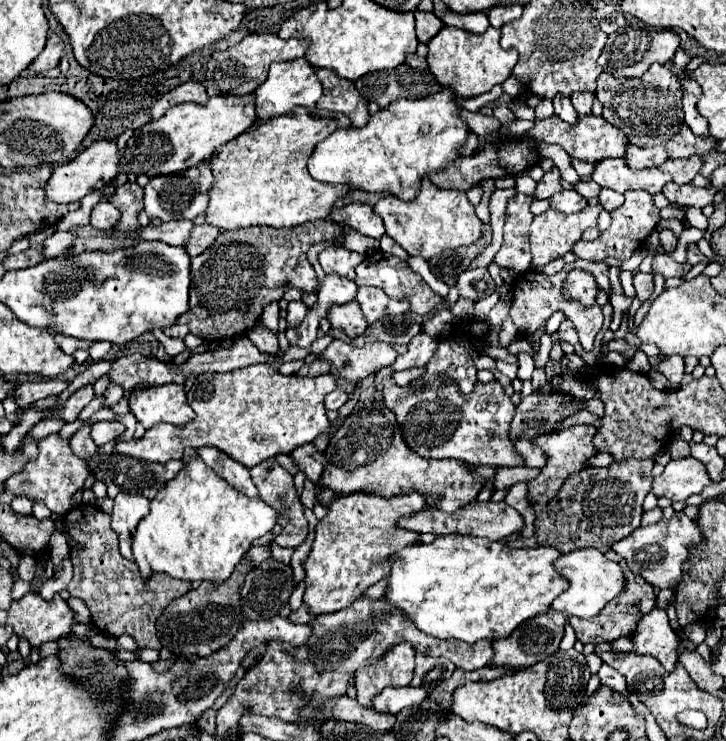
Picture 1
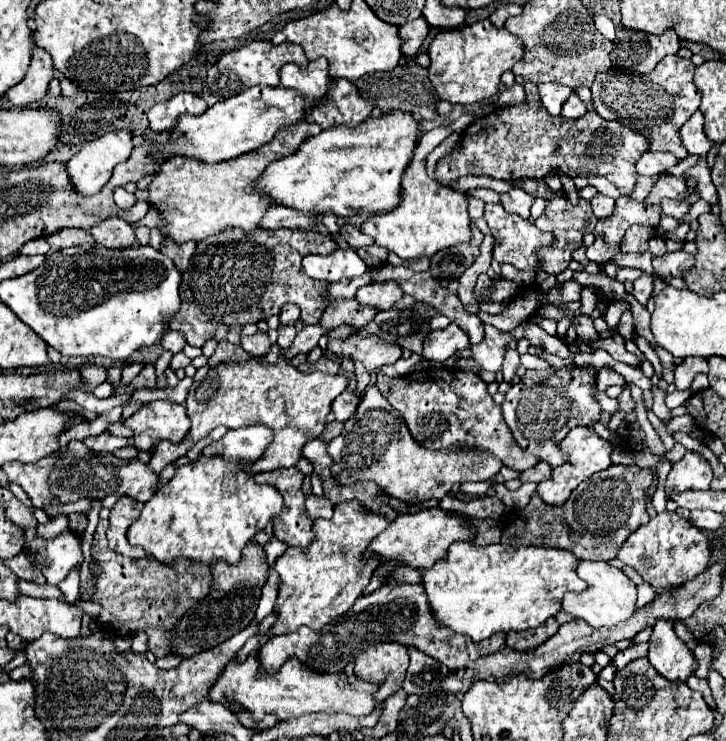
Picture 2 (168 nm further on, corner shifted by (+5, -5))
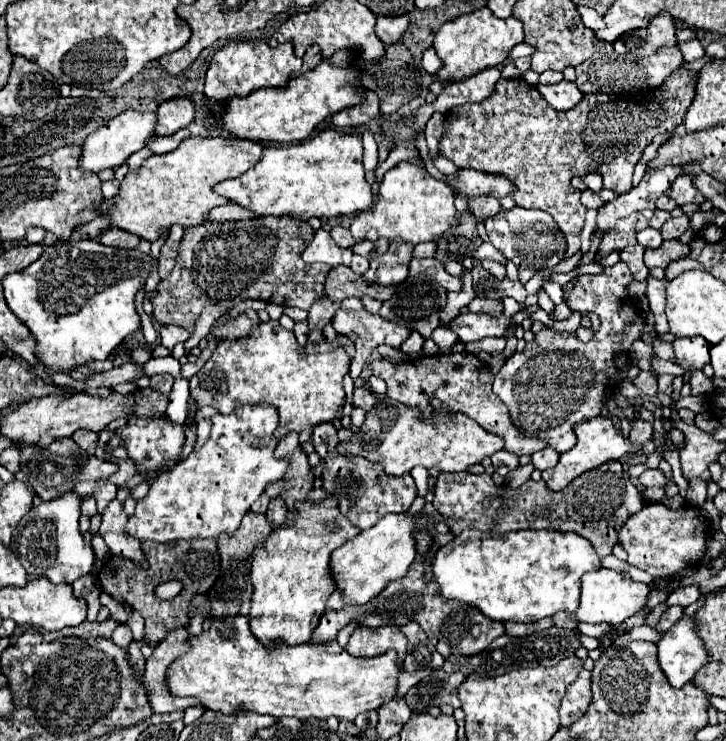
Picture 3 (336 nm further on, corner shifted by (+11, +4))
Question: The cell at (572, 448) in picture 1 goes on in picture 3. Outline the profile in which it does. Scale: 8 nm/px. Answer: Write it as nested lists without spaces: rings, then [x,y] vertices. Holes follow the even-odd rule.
[[[596,416],[596,418],[588,420],[588,422],[580,422],[580,424],[576,424],[574,432],[578,436],[578,444],[572,450],[564,452],[554,468],[542,472],[544,482],[552,490],[564,490],[576,476],[580,476],[580,474],[584,474],[584,472],[588,472],[592,468],[598,468],[600,464],[606,464],[606,462],[612,462],[612,460],[620,460],[626,452],[638,452],[640,450],[640,444],[632,444],[622,434],[622,430],[614,426],[610,416]]]

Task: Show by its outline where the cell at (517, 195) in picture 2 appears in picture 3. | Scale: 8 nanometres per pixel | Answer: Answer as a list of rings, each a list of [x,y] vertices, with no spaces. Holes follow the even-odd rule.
[[[478,196],[468,200],[468,210],[476,220],[484,222],[488,216],[496,216],[500,212],[500,202],[492,196]]]

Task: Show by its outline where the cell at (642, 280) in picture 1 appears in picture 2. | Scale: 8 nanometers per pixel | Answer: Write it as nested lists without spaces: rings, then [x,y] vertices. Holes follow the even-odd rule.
[[[642,275],[634,281],[634,289],[632,289],[632,295],[636,301],[640,301],[642,305],[648,303],[650,295],[652,295],[652,275]]]

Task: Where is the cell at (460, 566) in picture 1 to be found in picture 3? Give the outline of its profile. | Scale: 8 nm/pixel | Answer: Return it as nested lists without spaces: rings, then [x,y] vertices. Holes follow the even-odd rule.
[[[474,528],[464,530],[458,538],[438,548],[434,556],[434,578],[440,584],[440,592],[444,598],[454,598],[460,602],[468,602],[480,608],[480,612],[498,622],[536,622],[546,616],[554,616],[564,610],[574,614],[580,602],[580,578],[588,570],[602,568],[600,556],[592,544],[574,534],[574,532],[558,532],[558,530],[516,530],[504,534],[486,534]]]

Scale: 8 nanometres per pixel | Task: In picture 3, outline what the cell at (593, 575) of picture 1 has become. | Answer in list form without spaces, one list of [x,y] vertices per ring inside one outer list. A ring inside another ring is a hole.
[[[600,568],[596,572],[586,572],[582,576],[582,598],[580,598],[580,606],[576,610],[576,618],[578,622],[588,622],[588,624],[622,624],[624,620],[628,620],[632,614],[640,612],[646,606],[650,588],[646,584],[634,582],[634,580],[624,580],[620,572],[616,570],[608,570],[608,568]]]

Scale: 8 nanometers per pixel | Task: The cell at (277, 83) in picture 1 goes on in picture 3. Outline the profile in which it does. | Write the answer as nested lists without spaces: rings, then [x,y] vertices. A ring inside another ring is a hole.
[[[312,46],[312,48],[308,48],[308,52],[304,54],[302,60],[304,60],[305,64],[300,74],[304,74],[306,70],[312,70],[320,61],[322,61],[320,48],[318,48],[318,46]]]

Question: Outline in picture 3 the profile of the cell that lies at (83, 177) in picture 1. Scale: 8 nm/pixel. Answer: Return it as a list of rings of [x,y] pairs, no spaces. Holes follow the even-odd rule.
[[[126,110],[126,112],[118,114],[116,118],[108,120],[98,132],[94,132],[86,138],[80,166],[90,172],[100,172],[104,168],[122,166],[130,154],[134,154],[136,150],[146,146],[146,142],[154,136],[154,128],[156,128],[156,114],[154,112]]]

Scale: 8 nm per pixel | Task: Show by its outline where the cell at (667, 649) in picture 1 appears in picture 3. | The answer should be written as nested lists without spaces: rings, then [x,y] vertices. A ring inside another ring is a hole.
[[[684,616],[664,634],[664,638],[658,642],[658,660],[674,688],[688,684],[694,674],[708,664],[710,656],[704,640],[694,628],[694,618]]]

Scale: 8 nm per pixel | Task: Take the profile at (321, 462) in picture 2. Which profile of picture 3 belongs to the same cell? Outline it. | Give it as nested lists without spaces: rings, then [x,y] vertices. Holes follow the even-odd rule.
[[[330,422],[314,428],[312,442],[314,442],[316,452],[324,460],[324,466],[326,466],[326,470],[322,474],[324,490],[330,494],[354,494],[354,514],[346,514],[346,518],[350,518],[350,522],[354,526],[358,526],[360,530],[374,526],[386,514],[406,512],[412,506],[412,502],[416,500],[418,490],[416,490],[416,484],[408,472],[404,476],[388,476],[384,472],[384,468],[380,468],[380,464],[372,462],[372,476],[370,476],[370,468],[366,468],[366,474],[362,474],[358,470],[354,458],[338,454],[338,450],[336,450],[338,436],[336,436],[336,428]]]

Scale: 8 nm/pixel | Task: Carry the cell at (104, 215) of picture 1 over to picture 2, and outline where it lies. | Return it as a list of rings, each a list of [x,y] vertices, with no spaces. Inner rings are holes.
[[[108,217],[106,221],[100,221],[94,229],[90,229],[90,235],[98,245],[110,249],[124,249],[136,243],[134,227],[122,221],[122,217]]]

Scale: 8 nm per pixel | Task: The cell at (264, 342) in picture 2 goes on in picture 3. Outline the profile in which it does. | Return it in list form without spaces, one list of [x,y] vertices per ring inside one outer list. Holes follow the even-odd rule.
[[[254,310],[250,312],[242,312],[236,318],[220,318],[214,326],[212,326],[212,336],[218,340],[238,340],[238,338],[246,338],[248,332],[258,324],[258,314]]]

